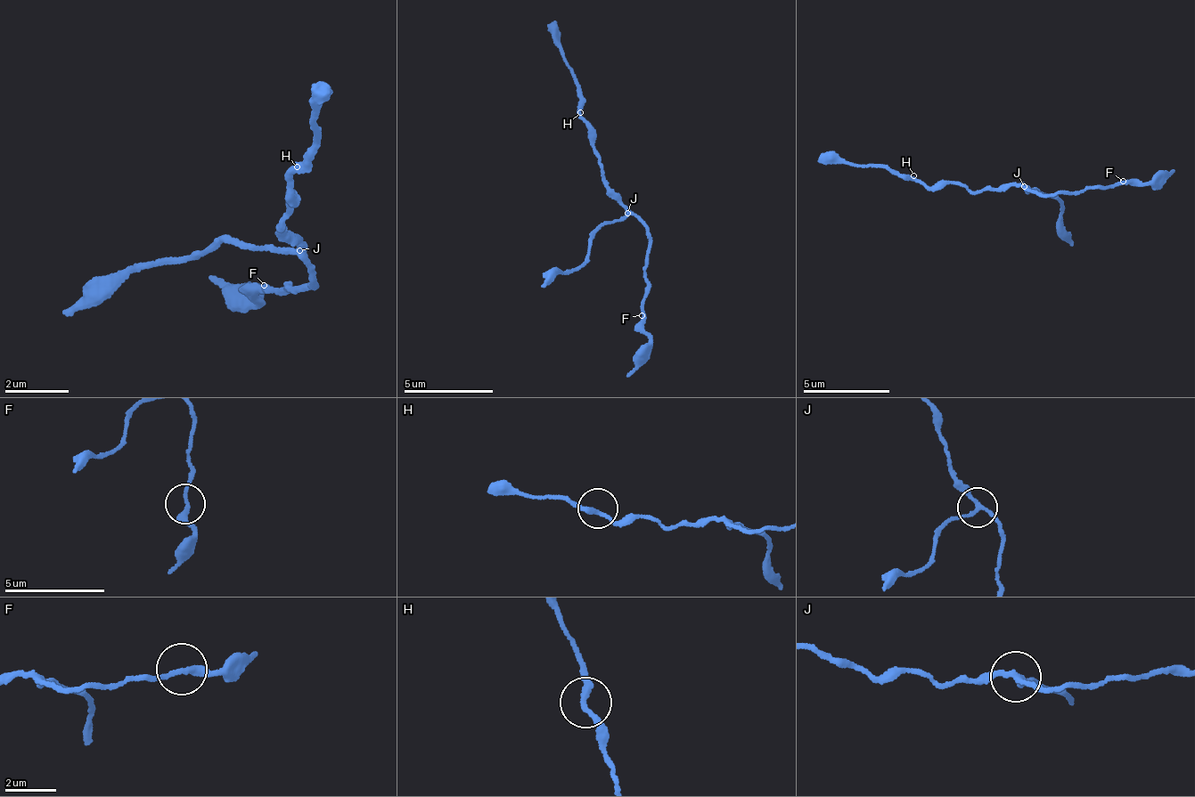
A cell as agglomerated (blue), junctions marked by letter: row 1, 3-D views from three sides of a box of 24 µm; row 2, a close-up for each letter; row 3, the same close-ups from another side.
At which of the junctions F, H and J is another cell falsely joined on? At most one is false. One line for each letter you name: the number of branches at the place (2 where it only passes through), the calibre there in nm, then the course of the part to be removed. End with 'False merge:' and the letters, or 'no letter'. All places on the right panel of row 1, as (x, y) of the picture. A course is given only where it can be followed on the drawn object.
J: branches 3; calibre 180 nm; course (1023, 188), (1053, 195), (1060, 199), (1058, 216), (1072, 243)
False merge: J

